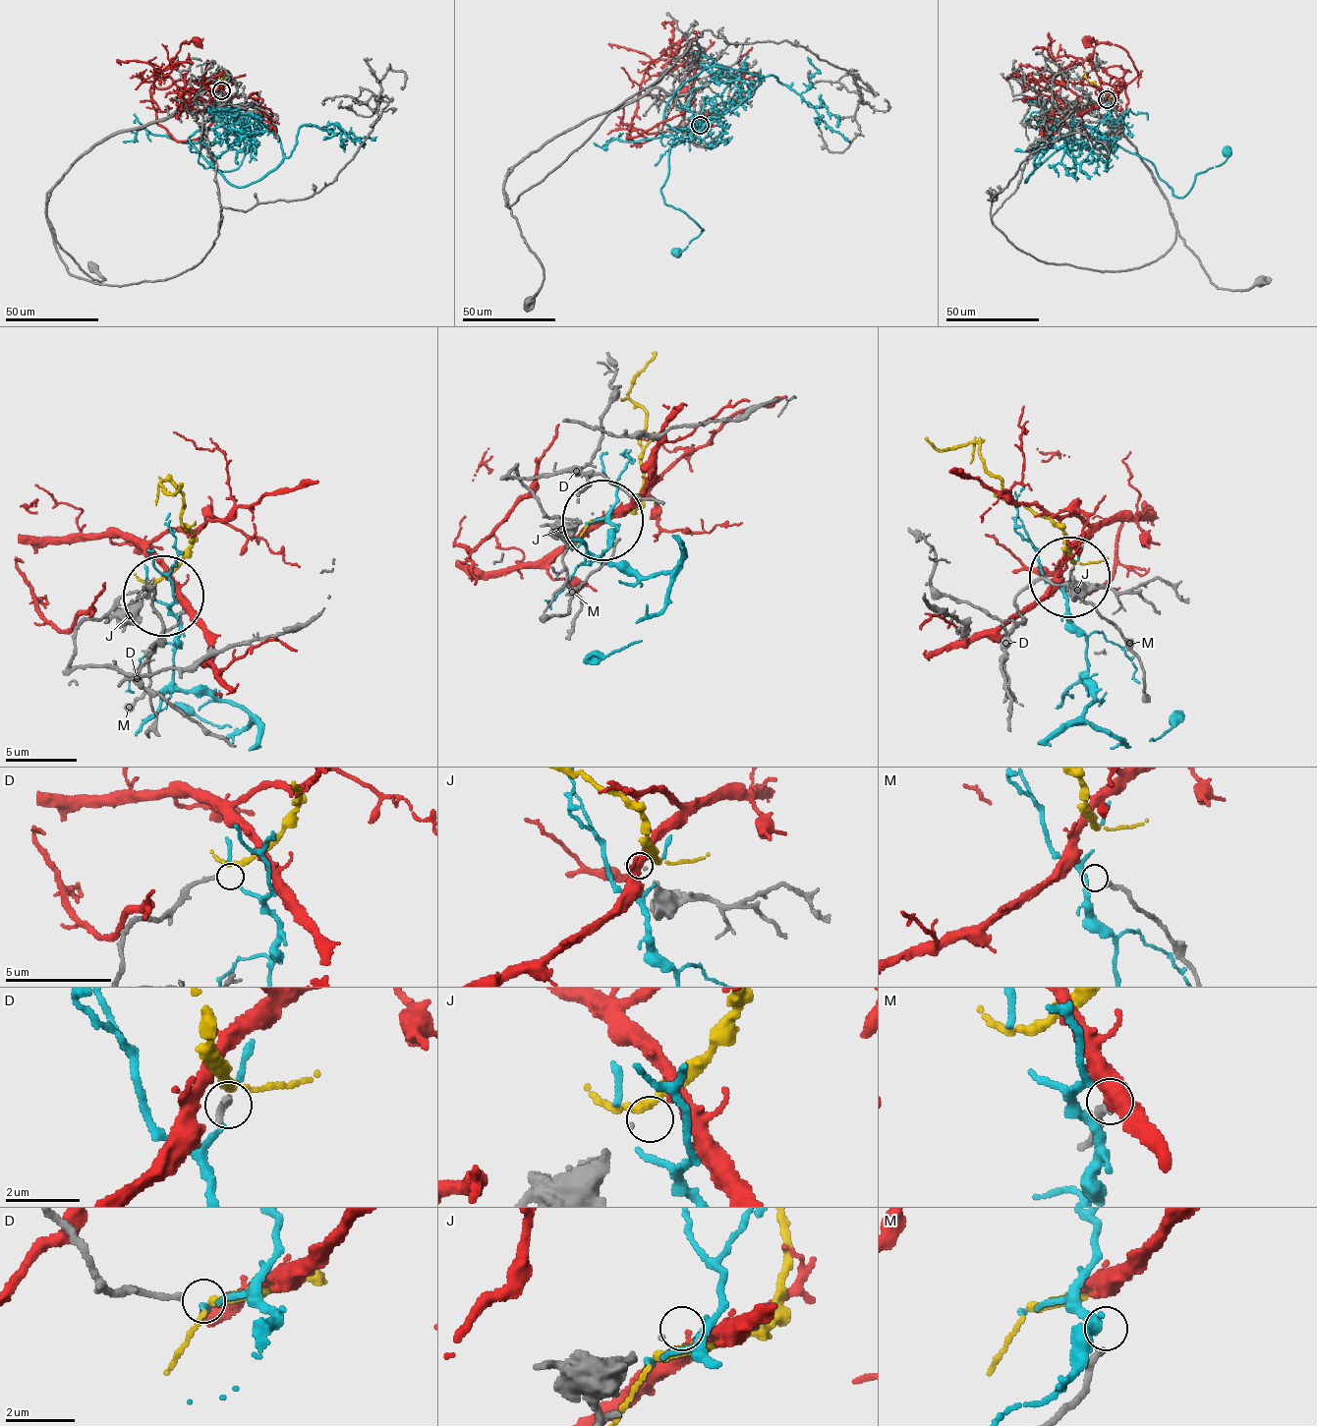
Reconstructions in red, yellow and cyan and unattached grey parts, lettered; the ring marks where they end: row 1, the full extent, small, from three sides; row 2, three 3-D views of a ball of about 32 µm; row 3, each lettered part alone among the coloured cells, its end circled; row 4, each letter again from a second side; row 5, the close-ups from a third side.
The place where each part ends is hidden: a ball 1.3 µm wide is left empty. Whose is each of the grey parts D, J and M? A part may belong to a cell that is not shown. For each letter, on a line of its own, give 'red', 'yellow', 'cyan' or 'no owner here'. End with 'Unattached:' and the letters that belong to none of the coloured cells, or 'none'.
D: yellow
J: no owner here
M: no owner here
Unattached: J, M

